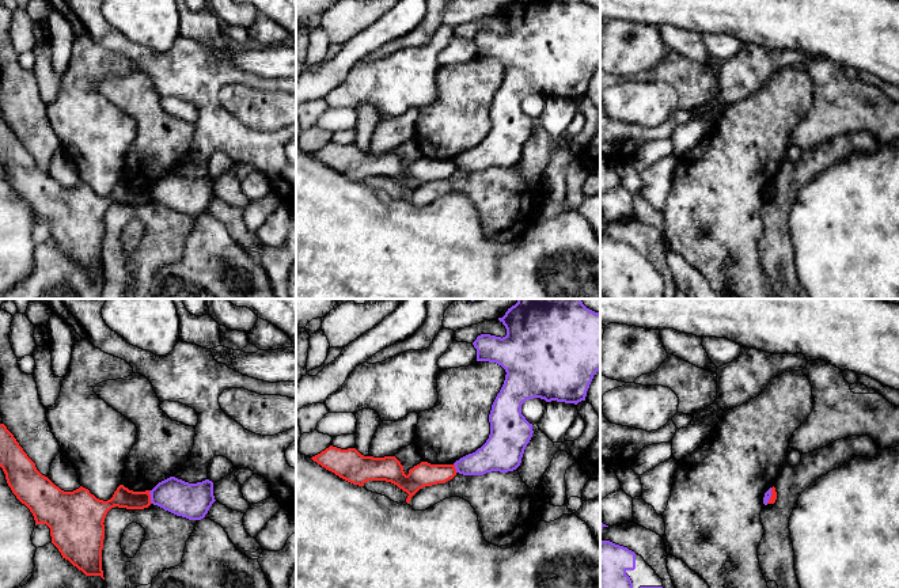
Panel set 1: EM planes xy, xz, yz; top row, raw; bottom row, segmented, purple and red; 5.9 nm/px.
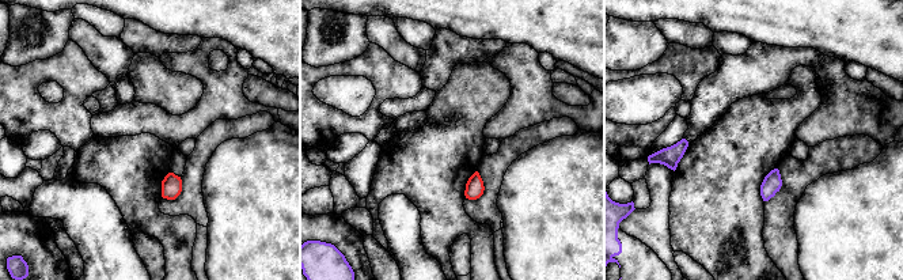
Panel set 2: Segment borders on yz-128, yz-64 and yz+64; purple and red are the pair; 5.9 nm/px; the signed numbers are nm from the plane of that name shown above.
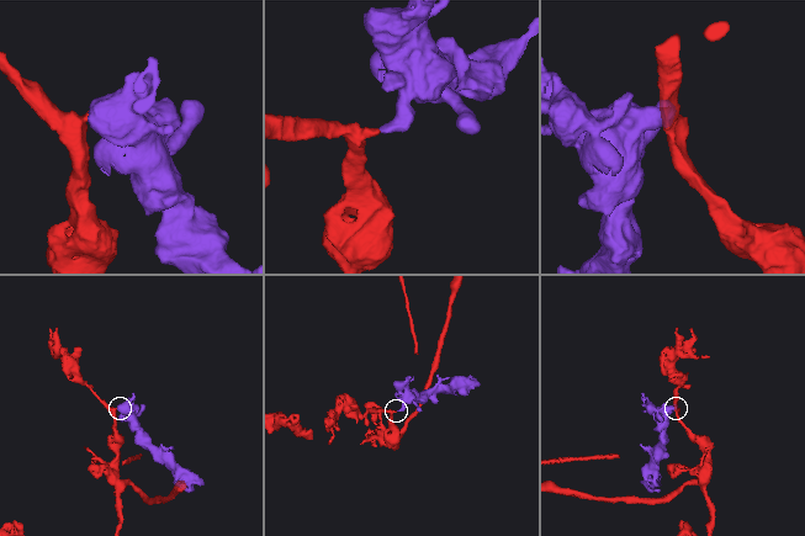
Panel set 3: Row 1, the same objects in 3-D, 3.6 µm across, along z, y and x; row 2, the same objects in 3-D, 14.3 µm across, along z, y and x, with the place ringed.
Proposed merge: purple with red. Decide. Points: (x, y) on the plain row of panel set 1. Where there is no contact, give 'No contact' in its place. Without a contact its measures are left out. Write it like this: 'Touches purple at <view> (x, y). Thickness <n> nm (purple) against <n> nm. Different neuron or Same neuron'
Touches purple at xy (151, 193). Thickness 200 nm (purple) against 120 nm. Different neuron

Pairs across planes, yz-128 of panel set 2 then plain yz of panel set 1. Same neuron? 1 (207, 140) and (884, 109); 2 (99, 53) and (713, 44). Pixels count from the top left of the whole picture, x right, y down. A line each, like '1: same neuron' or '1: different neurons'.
1: different neurons
2: different neurons

